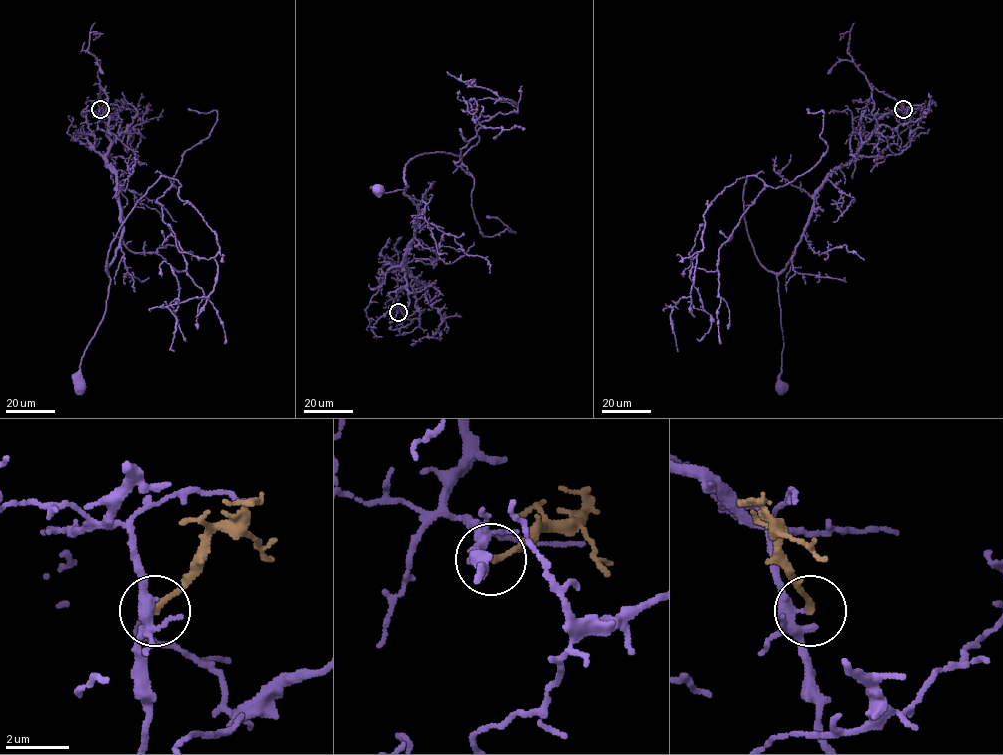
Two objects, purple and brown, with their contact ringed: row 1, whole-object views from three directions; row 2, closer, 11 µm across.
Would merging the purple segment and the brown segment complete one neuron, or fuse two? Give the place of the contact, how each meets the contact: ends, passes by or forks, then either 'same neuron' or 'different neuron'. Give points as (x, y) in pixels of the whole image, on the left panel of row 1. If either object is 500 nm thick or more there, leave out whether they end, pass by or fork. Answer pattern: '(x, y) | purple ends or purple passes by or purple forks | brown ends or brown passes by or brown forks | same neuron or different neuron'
(100, 109) | purple forks | brown ends | different neuron

